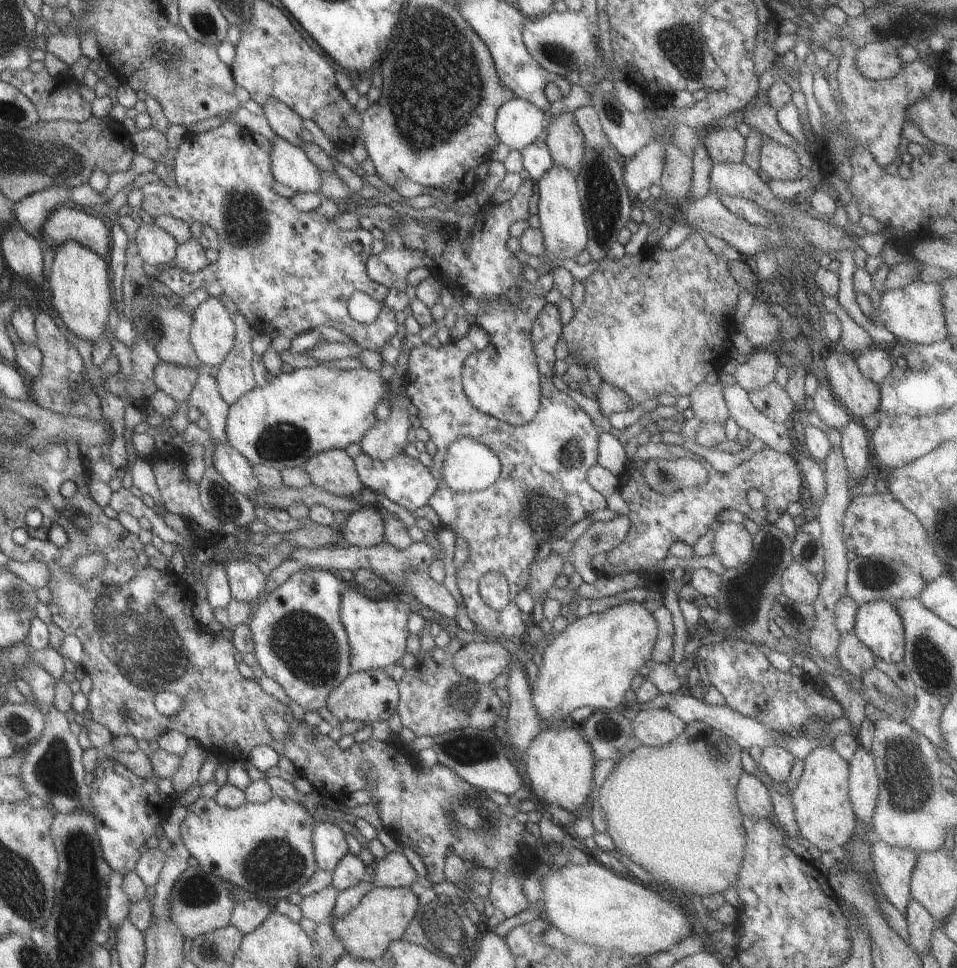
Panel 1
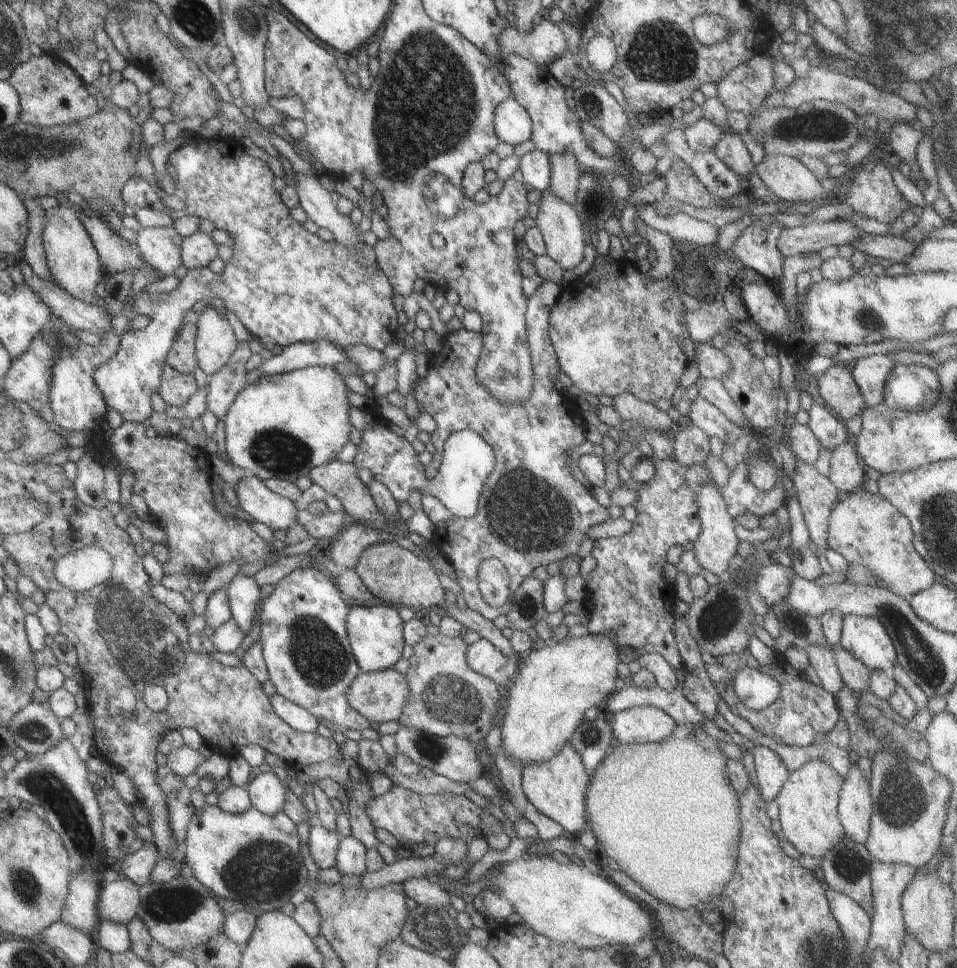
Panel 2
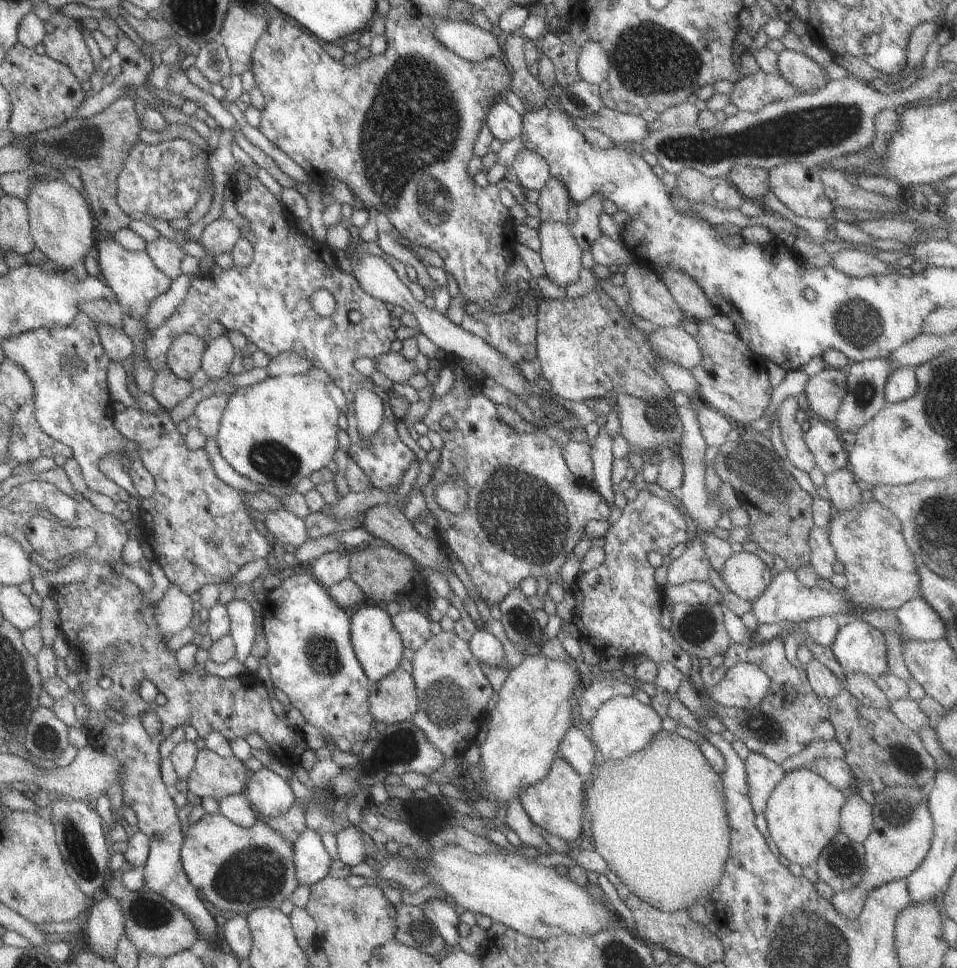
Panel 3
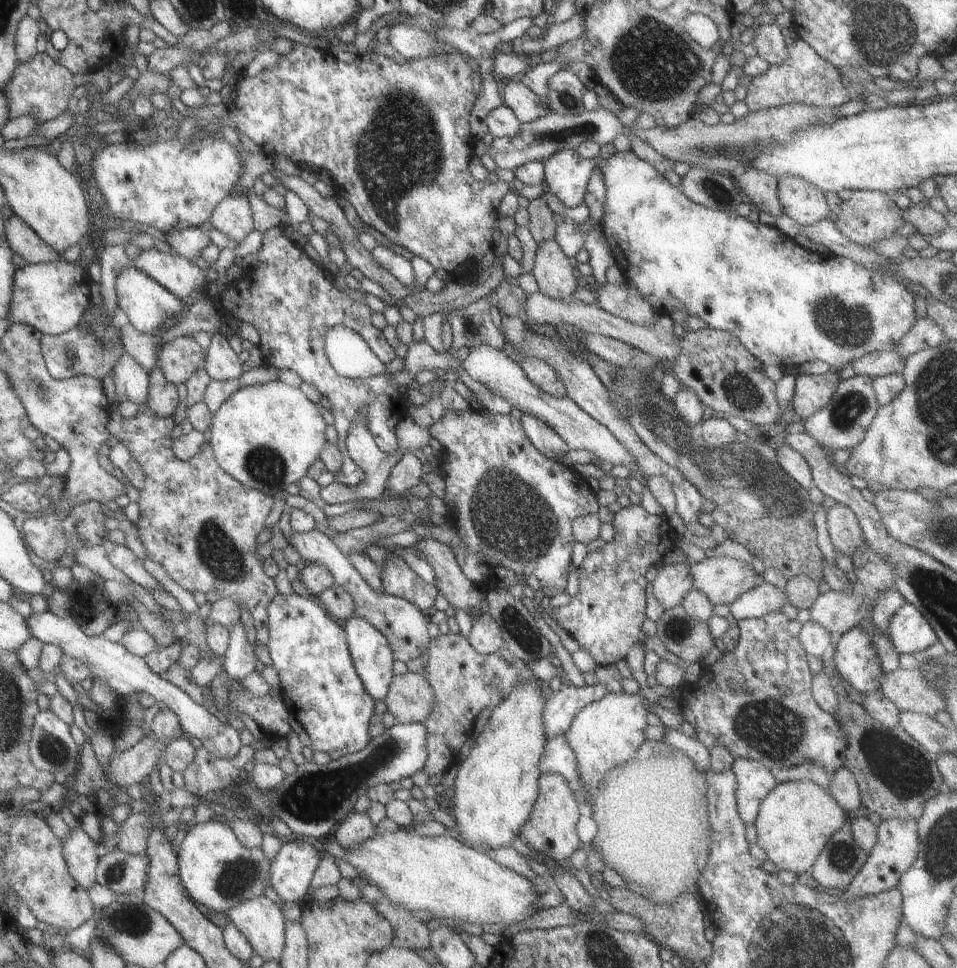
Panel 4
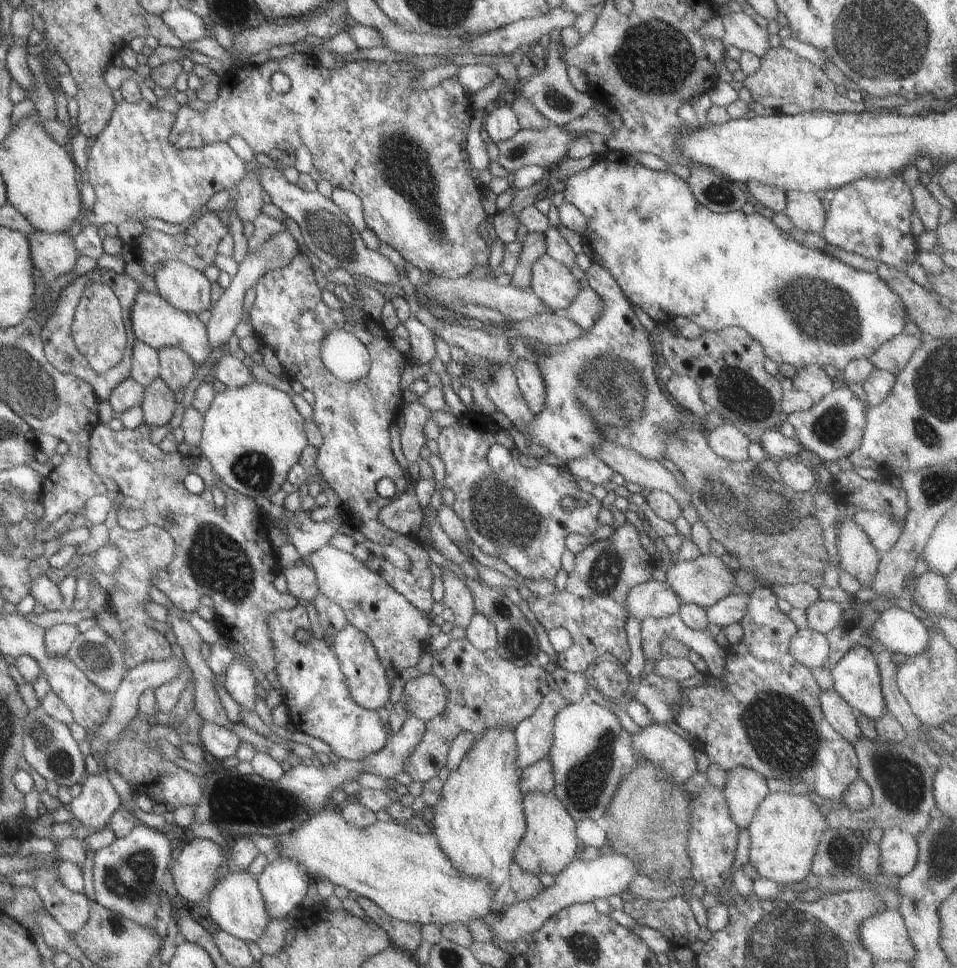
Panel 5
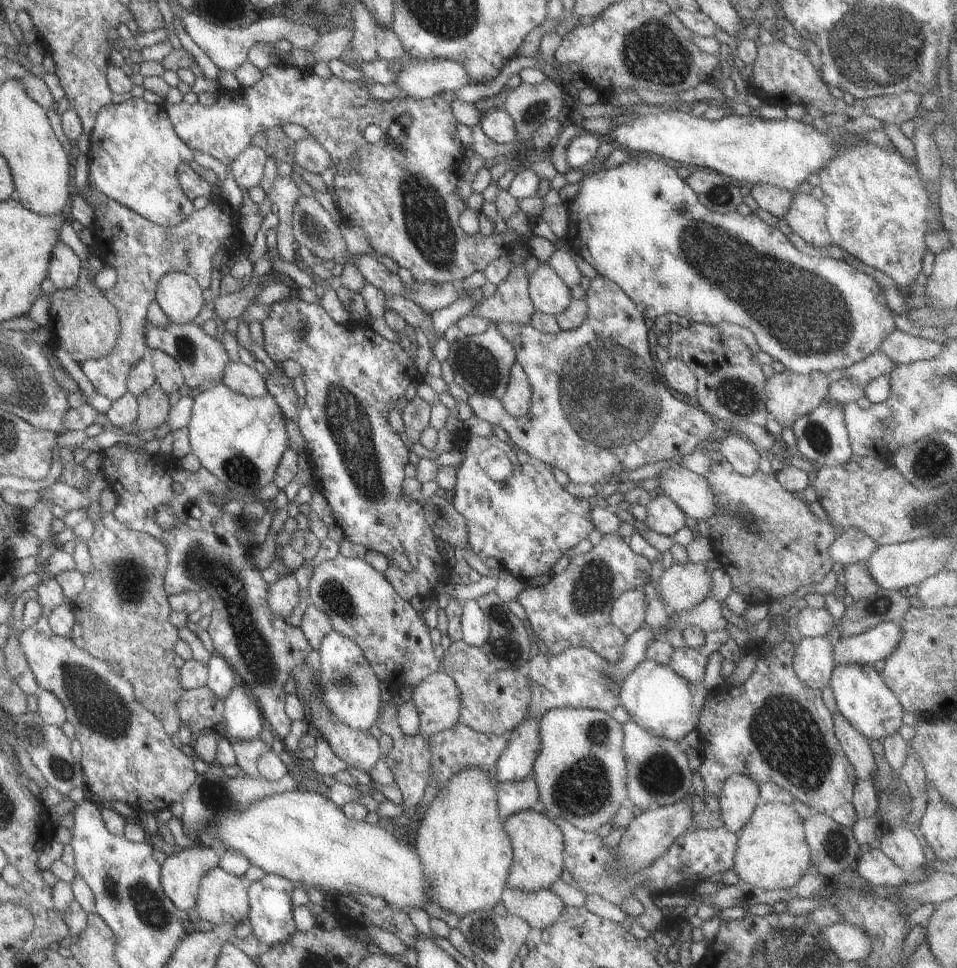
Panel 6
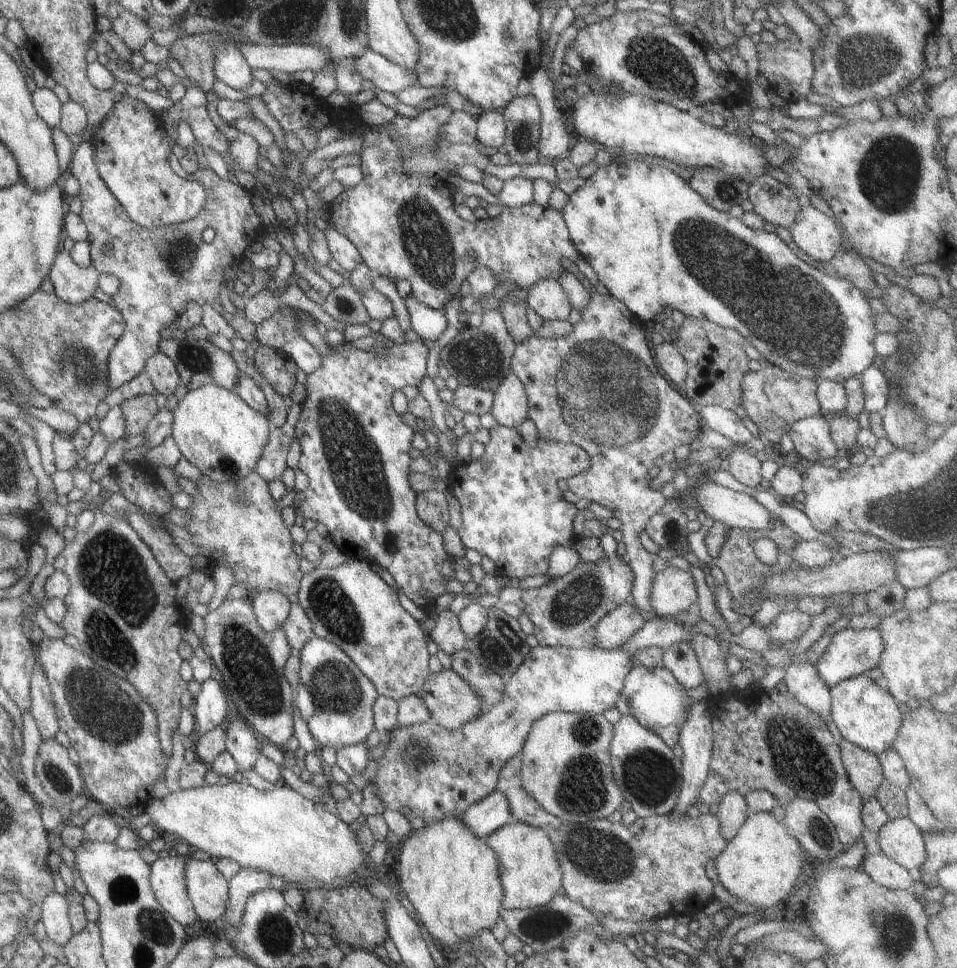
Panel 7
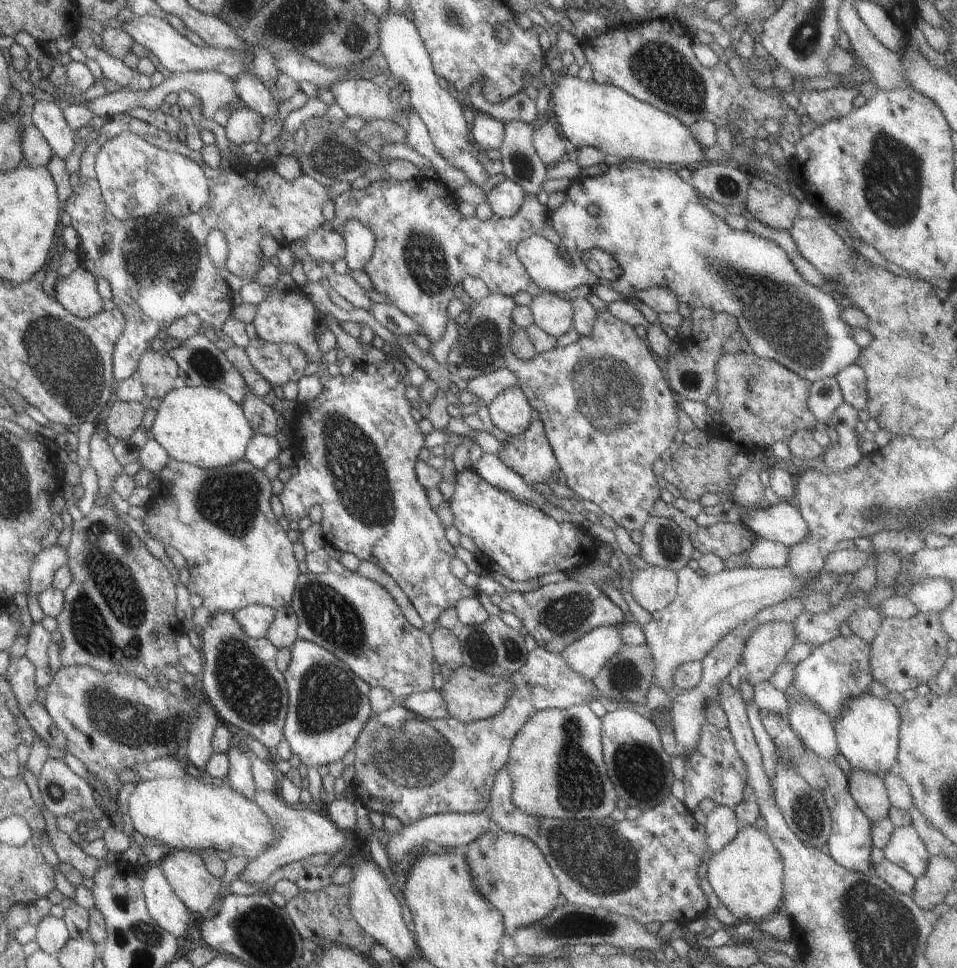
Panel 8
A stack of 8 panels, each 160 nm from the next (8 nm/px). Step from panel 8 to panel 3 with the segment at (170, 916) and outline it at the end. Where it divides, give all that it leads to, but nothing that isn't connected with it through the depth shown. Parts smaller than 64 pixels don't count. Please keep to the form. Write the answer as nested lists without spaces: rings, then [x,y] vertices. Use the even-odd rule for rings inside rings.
[[[205,813],[185,830],[179,858],[187,880],[199,891],[201,898],[221,911],[229,910],[237,915],[246,915],[261,907],[277,909],[299,885],[292,863],[292,844],[260,819],[255,819],[251,826],[242,827],[222,814]]]

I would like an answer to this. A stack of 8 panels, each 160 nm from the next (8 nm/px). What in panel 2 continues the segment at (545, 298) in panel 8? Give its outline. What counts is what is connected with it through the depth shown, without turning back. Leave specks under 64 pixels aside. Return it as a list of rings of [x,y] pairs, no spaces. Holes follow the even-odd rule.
[[[548,188],[542,190],[542,196],[537,205],[537,215],[534,225],[541,233],[545,252],[551,260],[554,260],[562,270],[572,269],[580,263],[584,248],[582,220],[578,217],[577,209],[571,203],[557,198]]]

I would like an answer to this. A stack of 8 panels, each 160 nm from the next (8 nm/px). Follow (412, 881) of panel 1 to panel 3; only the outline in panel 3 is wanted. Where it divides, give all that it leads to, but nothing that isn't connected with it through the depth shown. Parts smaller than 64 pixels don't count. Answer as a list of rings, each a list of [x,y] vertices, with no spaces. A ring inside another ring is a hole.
[[[433,897],[420,906],[424,915],[434,926],[434,931],[445,941],[445,944],[457,948],[458,915],[453,909],[453,904]]]

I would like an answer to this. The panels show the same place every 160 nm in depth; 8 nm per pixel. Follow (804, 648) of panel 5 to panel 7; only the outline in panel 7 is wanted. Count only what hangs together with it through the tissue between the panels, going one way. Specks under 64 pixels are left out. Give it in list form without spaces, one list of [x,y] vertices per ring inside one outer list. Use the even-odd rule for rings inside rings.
[[[791,661],[781,682],[787,693],[819,715],[826,724],[830,712],[830,688],[817,676],[814,664]]]

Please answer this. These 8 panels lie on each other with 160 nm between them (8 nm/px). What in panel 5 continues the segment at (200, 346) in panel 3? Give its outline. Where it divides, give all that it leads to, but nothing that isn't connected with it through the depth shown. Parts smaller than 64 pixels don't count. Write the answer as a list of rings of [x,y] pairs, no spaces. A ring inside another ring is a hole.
[[[161,347],[158,352],[158,377],[173,392],[179,391],[190,382],[196,366],[191,357],[179,348]]]

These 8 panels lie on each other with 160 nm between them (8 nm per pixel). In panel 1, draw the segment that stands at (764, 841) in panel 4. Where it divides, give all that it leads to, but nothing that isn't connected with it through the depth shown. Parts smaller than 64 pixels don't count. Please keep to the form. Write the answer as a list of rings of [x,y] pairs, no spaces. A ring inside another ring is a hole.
[[[819,745],[803,759],[800,777],[789,792],[800,836],[821,853],[839,851],[855,832],[856,816],[848,797],[847,779],[848,761],[843,760],[831,745]]]

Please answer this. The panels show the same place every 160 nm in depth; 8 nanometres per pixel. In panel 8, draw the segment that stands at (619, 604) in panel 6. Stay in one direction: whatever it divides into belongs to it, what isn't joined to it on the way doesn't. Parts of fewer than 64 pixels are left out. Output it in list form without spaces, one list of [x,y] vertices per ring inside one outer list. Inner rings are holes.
[[[619,625],[596,626],[568,644],[559,656],[583,678],[592,679],[610,658],[622,649]]]

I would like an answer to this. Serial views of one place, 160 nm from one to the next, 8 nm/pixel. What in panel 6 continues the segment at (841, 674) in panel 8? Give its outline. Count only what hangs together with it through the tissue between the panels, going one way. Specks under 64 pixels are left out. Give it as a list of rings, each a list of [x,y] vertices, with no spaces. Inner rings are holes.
[[[886,621],[852,636],[843,636],[831,644],[833,666],[873,664],[887,658],[901,640],[901,628]]]

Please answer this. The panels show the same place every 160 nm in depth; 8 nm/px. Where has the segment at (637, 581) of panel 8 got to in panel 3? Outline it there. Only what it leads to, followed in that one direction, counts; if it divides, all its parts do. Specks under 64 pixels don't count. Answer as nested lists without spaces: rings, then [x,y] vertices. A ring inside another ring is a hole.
[[[733,553],[719,571],[727,590],[743,600],[757,599],[766,590],[771,576],[770,568],[755,553]]]

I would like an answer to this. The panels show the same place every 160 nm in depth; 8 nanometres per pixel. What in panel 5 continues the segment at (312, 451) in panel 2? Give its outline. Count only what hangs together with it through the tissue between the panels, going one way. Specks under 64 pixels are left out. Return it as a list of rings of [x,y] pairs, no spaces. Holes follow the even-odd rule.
[[[254,380],[218,392],[202,414],[201,426],[200,454],[210,462],[213,472],[225,485],[252,499],[259,496],[269,499],[308,445],[304,419],[288,394]]]

